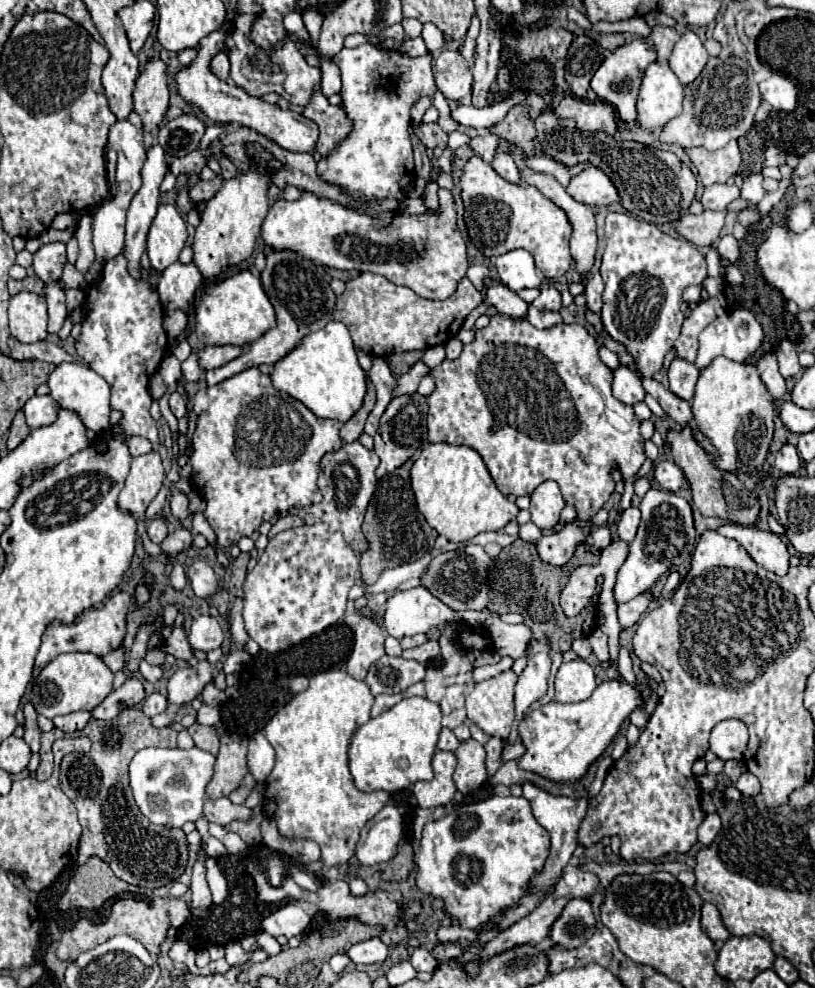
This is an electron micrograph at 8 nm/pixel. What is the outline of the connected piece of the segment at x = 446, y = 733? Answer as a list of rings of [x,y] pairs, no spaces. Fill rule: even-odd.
[[[441,729],[441,735],[439,735],[439,743],[437,743],[437,749],[445,749],[445,751],[455,751],[459,745],[455,733],[451,729]]]

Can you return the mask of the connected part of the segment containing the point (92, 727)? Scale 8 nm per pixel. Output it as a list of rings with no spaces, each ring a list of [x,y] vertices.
[[[125,709],[121,711],[119,717],[111,721],[99,721],[91,719],[81,735],[87,735],[91,739],[91,751],[89,753],[69,753],[61,761],[61,789],[71,797],[79,811],[79,823],[83,825],[81,841],[79,841],[79,855],[77,855],[77,865],[87,861],[89,857],[101,857],[103,861],[109,863],[113,873],[137,887],[147,887],[147,889],[157,889],[163,885],[169,885],[177,881],[189,861],[189,845],[183,829],[169,829],[163,825],[153,825],[141,811],[137,809],[137,803],[133,799],[131,787],[129,787],[129,775],[127,767],[133,755],[145,747],[177,747],[177,731],[171,727],[165,729],[155,729],[151,725],[151,719],[145,717],[139,709]]]

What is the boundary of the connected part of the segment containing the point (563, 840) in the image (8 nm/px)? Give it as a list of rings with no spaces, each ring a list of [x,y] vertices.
[[[523,781],[521,787],[523,787],[523,797],[529,799],[529,803],[531,803],[531,807],[533,807],[533,815],[535,815],[535,819],[537,819],[537,821],[549,831],[549,835],[551,835],[551,855],[549,855],[549,859],[547,859],[543,871],[531,879],[531,895],[523,897],[519,907],[507,911],[507,913],[495,917],[491,923],[483,925],[483,929],[491,929],[495,923],[497,923],[501,929],[507,929],[507,927],[511,927],[513,923],[517,923],[519,919],[523,919],[525,915],[529,915],[529,913],[531,913],[531,911],[533,911],[533,909],[545,899],[545,891],[547,891],[547,887],[559,881],[563,867],[569,863],[573,851],[577,849],[577,829],[579,829],[579,823],[583,821],[585,811],[587,811],[588,808],[589,799],[581,799],[581,797],[571,799],[571,797],[563,797],[563,795],[553,795],[553,793],[541,789],[539,785],[531,783],[531,781]]]

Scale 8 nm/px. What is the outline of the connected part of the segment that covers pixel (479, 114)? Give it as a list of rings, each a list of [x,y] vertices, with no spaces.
[[[515,93],[498,101],[494,104],[487,105],[483,109],[477,107],[465,107],[461,103],[455,103],[451,107],[451,119],[459,125],[467,125],[467,127],[475,127],[475,129],[487,129],[495,123],[499,123],[507,111],[519,103],[525,97],[525,93]]]

